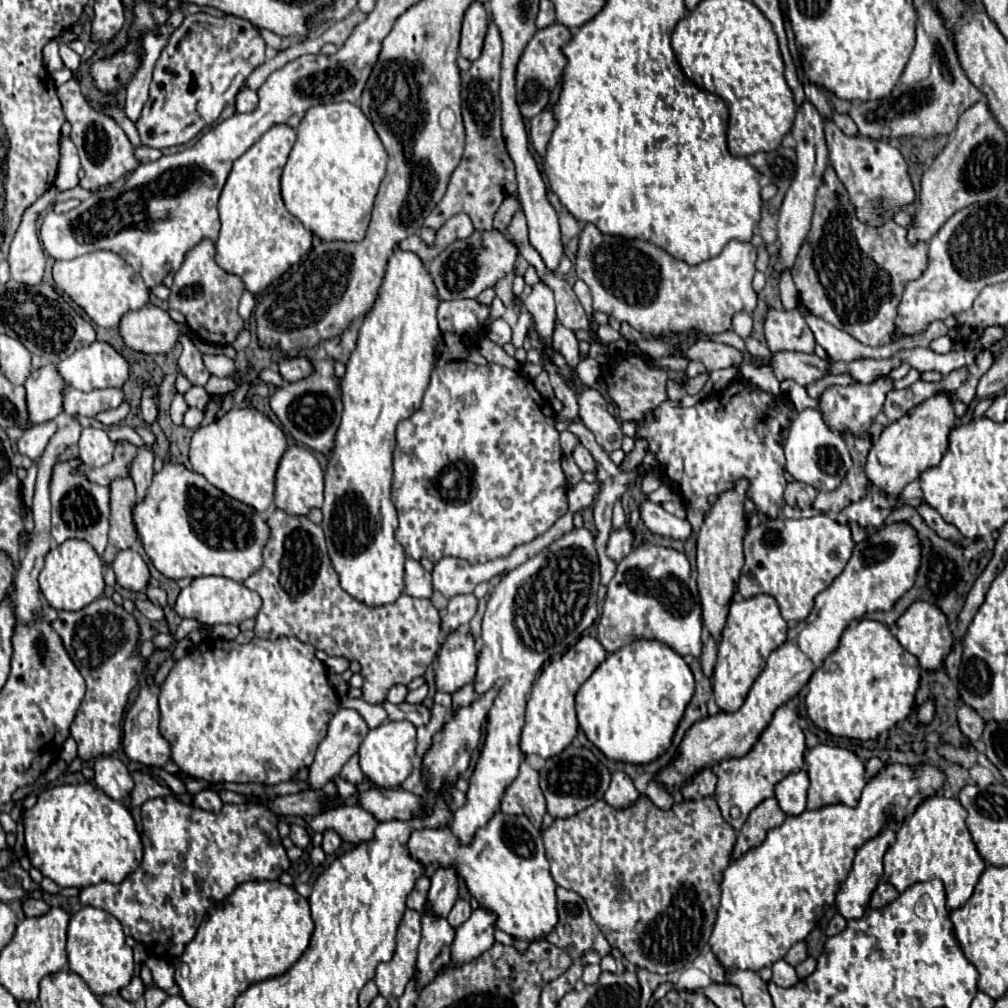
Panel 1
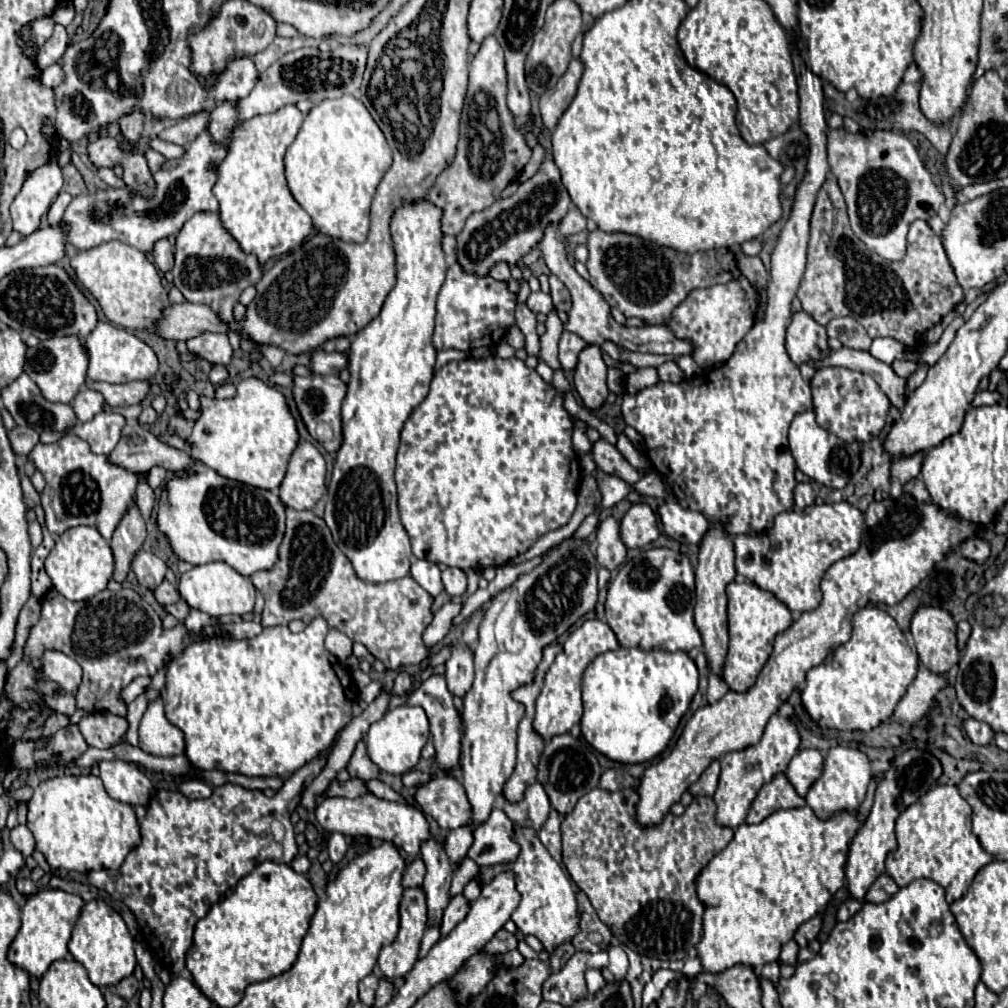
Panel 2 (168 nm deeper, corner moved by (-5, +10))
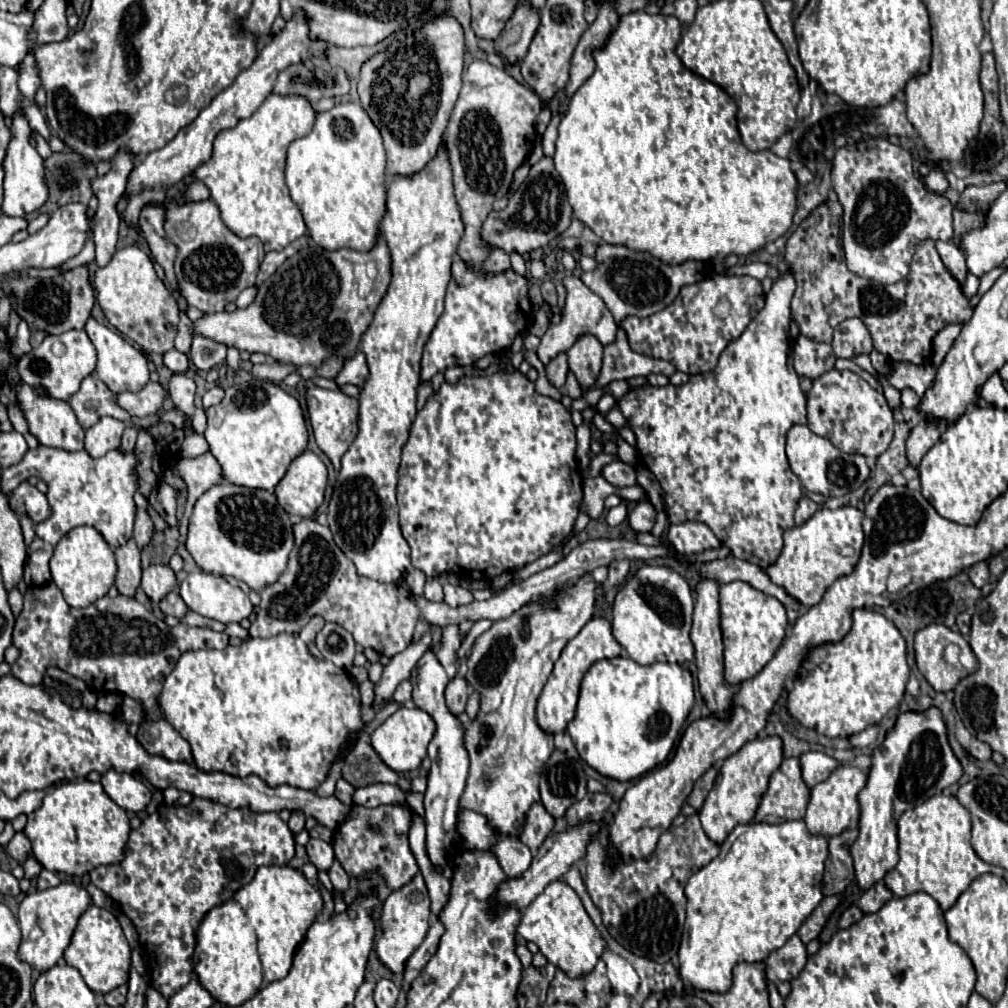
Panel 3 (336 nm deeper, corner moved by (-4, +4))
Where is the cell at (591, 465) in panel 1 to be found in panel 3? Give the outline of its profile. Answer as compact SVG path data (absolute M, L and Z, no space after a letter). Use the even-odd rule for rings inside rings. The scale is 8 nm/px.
M614 460L610 464L604 466L602 470L602 476L612 484L612 486L618 486L618 488L624 488L624 486L634 486L636 484L636 470L620 460Z

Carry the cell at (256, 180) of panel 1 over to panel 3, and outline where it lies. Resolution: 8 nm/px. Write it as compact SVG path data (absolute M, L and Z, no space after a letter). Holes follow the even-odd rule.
M270 94L250 118L216 136L212 158L194 172L208 186L224 224L240 238L258 236L266 252L282 250L306 232L304 218L284 182L284 166L290 142L312 132L314 116L316 112L304 96Z

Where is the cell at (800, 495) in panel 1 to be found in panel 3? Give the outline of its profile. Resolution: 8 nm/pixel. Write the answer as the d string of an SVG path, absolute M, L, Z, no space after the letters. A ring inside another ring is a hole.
M803 497L800 502L798 502L798 508L796 508L796 514L794 514L794 522L800 526L800 524L804 524L810 516L812 516L817 510L819 506L816 502L813 502L808 497Z

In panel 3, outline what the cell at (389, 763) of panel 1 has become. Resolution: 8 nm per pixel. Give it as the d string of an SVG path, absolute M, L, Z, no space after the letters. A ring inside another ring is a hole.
M400 706L380 728L376 728L376 732L370 736L370 744L378 752L382 762L386 762L392 770L412 772L422 764L426 756L426 746L434 736L434 730L436 724L424 710Z

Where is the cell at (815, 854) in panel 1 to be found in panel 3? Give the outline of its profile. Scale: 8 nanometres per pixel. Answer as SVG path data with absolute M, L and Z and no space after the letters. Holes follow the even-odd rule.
M794 820L794 822L784 822L784 824L766 824L766 822L752 822L746 826L736 826L730 836L720 844L720 854L704 868L700 868L698 872L694 872L684 888L688 906L686 906L686 924L682 930L682 940L680 940L680 948L678 948L678 974L684 982L684 986L692 986L696 990L708 990L708 992L728 992L732 986L732 968L738 962L750 962L750 960L766 960L766 956L778 948L782 948L782 944L786 944L786 940L798 932L798 928L802 926L802 922L812 914L812 910L820 904L822 896L822 874L824 874L824 860L828 858L828 840L824 836L814 836L806 830L804 820Z

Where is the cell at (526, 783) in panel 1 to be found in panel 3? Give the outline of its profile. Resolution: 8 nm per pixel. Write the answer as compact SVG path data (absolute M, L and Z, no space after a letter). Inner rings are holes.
M538 802L534 804L530 810L528 810L528 816L526 816L526 824L522 828L522 834L520 834L520 840L532 850L536 852L540 848L540 844L544 842L544 838L552 832L554 828L554 818L546 812L546 808Z

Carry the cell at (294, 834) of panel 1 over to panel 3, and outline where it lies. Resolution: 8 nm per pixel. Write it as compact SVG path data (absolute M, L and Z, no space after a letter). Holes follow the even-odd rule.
M310 838L306 844L306 852L308 852L310 864L314 864L316 870L324 870L324 872L330 870L330 864L334 862L332 844L318 838Z

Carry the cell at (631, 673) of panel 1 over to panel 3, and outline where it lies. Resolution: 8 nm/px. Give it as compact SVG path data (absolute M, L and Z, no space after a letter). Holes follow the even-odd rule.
M616 656L612 660L594 662L592 668L586 672L580 686L576 716L566 730L580 758L588 766L592 766L598 774L606 778L628 782L656 768L668 758L692 706L694 706L694 684L692 684L692 674L686 668L678 664L668 664L668 662L642 666L630 658Z

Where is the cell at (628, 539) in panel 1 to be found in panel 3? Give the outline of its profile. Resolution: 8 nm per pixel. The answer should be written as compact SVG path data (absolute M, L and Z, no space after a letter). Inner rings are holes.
M648 500L638 502L638 506L630 512L628 520L634 532L650 532L656 522L656 508Z

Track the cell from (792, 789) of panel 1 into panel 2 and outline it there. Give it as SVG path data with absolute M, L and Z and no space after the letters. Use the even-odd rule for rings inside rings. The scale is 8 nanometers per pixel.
M801 750L801 754L795 754L789 762L789 768L785 772L787 780L793 784L797 794L803 798L811 784L821 776L823 770L823 756L819 750Z

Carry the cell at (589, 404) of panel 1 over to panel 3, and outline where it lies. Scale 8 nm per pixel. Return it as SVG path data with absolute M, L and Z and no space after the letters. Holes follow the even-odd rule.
M592 334L580 336L574 342L574 346L566 352L566 356L568 356L568 366L576 374L580 386L584 390L594 386L602 366L602 344L598 342L598 338Z

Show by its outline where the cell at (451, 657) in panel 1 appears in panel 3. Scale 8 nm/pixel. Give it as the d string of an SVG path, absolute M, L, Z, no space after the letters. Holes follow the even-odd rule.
M454 678L450 680L450 684L446 686L446 706L448 710L458 716L464 712L466 708L466 700L468 700L468 684L464 678Z

